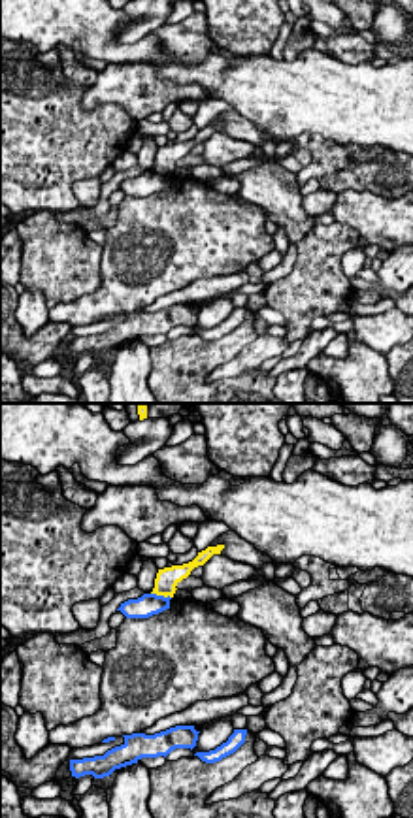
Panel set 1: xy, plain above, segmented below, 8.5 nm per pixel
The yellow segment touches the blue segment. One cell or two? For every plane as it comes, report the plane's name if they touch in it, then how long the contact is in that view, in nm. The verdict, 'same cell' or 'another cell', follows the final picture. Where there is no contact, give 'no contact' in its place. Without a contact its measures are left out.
contact in xy; length 180 nm

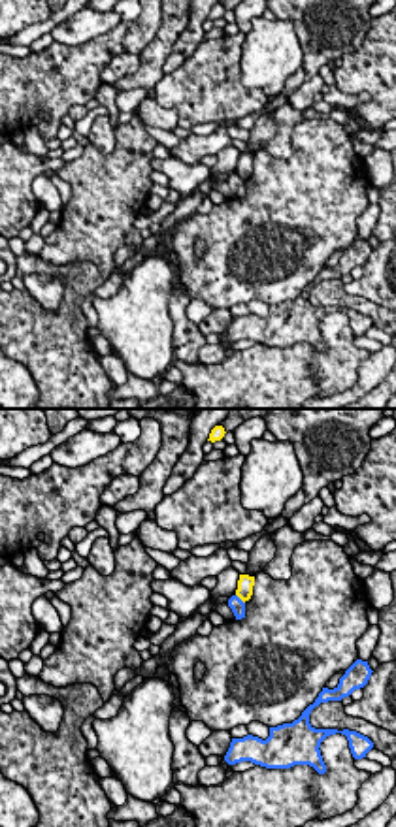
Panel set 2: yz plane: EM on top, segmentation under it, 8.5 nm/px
contact in yz; length 120 nm

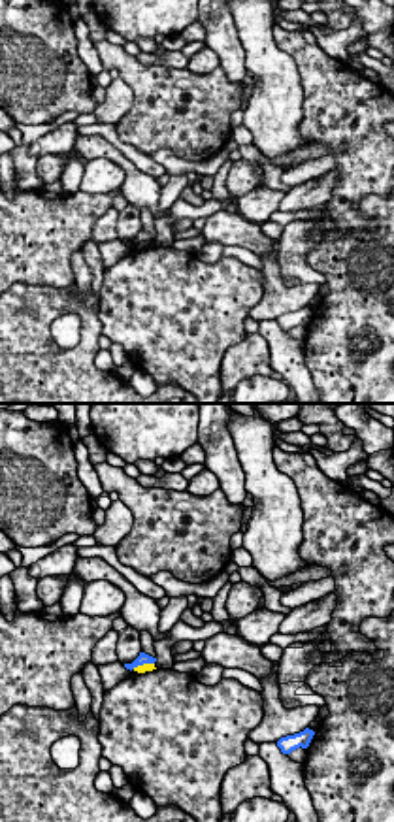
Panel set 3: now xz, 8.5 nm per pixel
contact in xz; length 200 nm

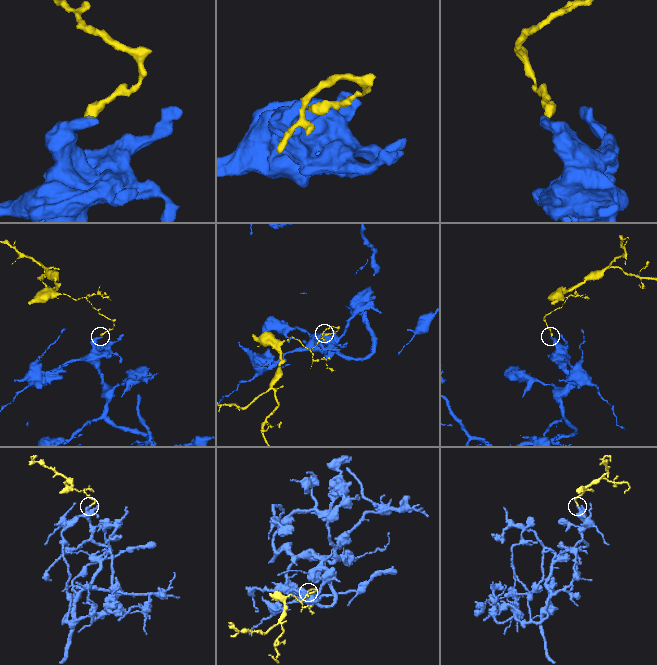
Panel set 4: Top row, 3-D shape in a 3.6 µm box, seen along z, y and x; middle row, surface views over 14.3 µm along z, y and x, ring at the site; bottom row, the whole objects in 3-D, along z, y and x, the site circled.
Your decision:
another cell

